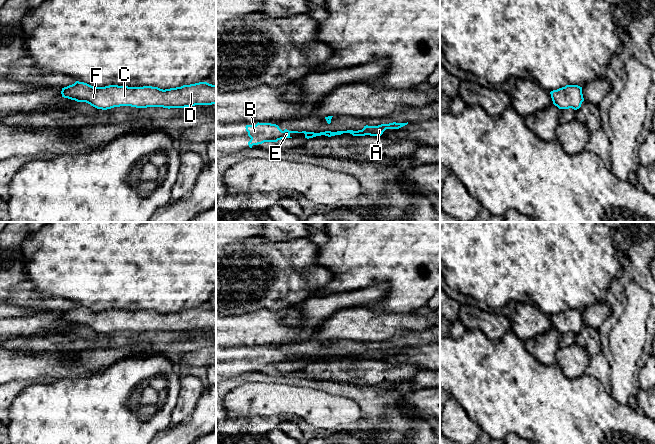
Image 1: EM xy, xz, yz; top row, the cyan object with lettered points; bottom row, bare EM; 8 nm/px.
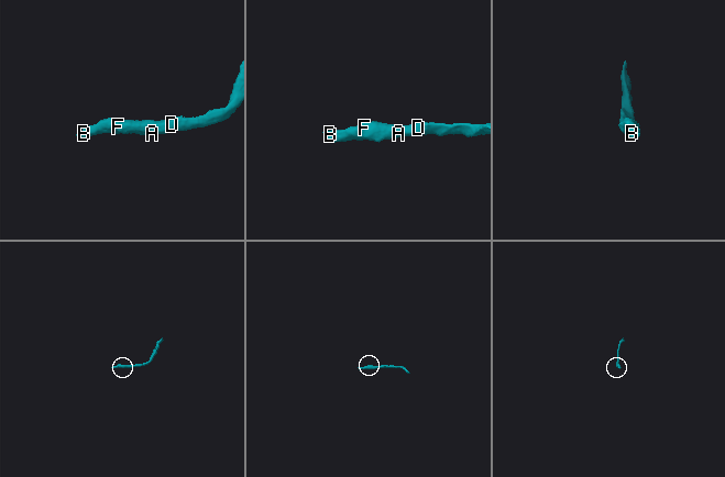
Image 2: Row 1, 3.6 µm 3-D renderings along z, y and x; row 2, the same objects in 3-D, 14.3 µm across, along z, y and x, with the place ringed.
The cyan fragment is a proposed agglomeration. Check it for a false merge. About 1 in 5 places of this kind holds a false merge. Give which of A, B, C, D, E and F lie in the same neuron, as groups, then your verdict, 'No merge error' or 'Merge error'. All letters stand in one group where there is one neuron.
Groups: A B C D E F. No merge error

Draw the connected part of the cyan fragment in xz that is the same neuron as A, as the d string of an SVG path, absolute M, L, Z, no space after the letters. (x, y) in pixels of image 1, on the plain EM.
M257 347L256 349L246 349L246 355L248 356L248 360L251 362L248 366L248 369L250 372L252 372L253 369L262 368L264 366L277 366L281 363L286 362L292 362L290 360L291 357L304 357L305 362L313 362L316 360L325 359L328 361L335 360L335 359L341 359L343 357L350 357L353 360L381 360L383 356L386 353L399 353L407 347L389 347L389 348L381 348L378 350L364 350L362 354L353 355L353 354L347 354L347 355L337 355L337 356L331 356L331 355L325 355L320 357L314 357L314 356L298 356L298 355L289 355L285 353L282 355L278 349L271 348L271 347Z

